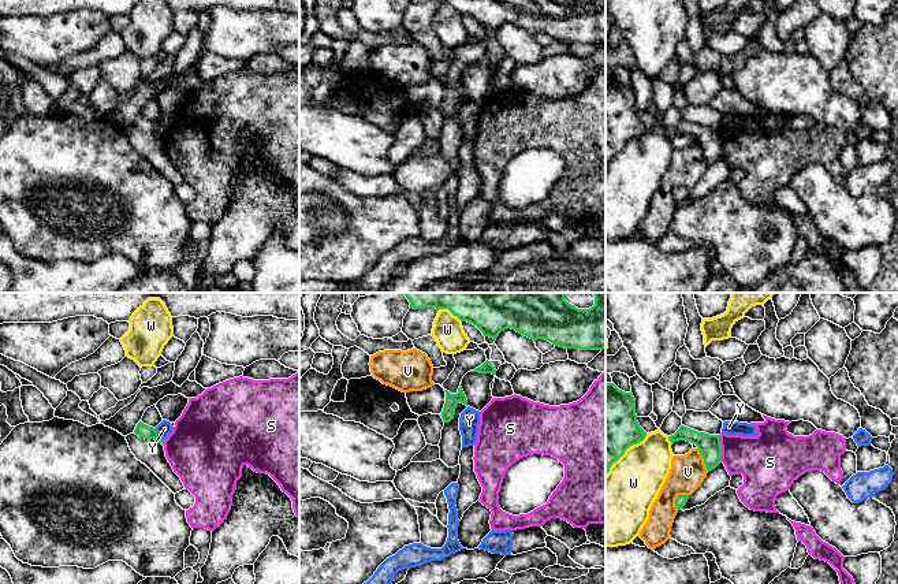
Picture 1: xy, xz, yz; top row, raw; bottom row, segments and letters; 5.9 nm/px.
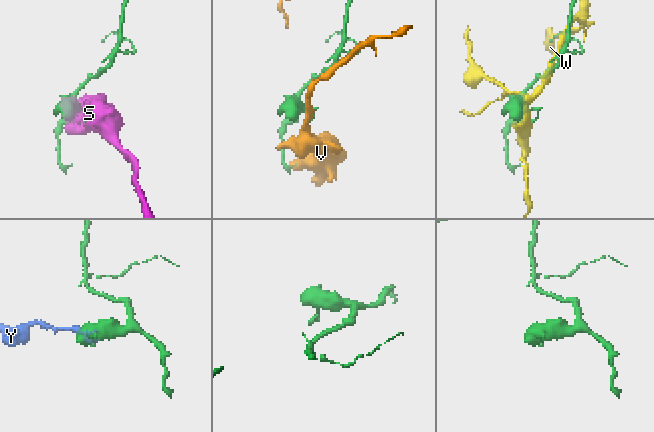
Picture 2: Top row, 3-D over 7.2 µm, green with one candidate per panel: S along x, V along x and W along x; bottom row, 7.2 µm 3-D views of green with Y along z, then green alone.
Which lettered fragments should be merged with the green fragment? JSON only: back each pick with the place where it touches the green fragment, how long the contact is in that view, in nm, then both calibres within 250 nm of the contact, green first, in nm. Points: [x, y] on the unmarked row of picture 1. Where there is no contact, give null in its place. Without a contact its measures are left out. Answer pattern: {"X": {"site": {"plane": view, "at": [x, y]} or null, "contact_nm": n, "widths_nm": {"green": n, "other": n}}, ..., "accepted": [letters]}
{"accepted": []}

